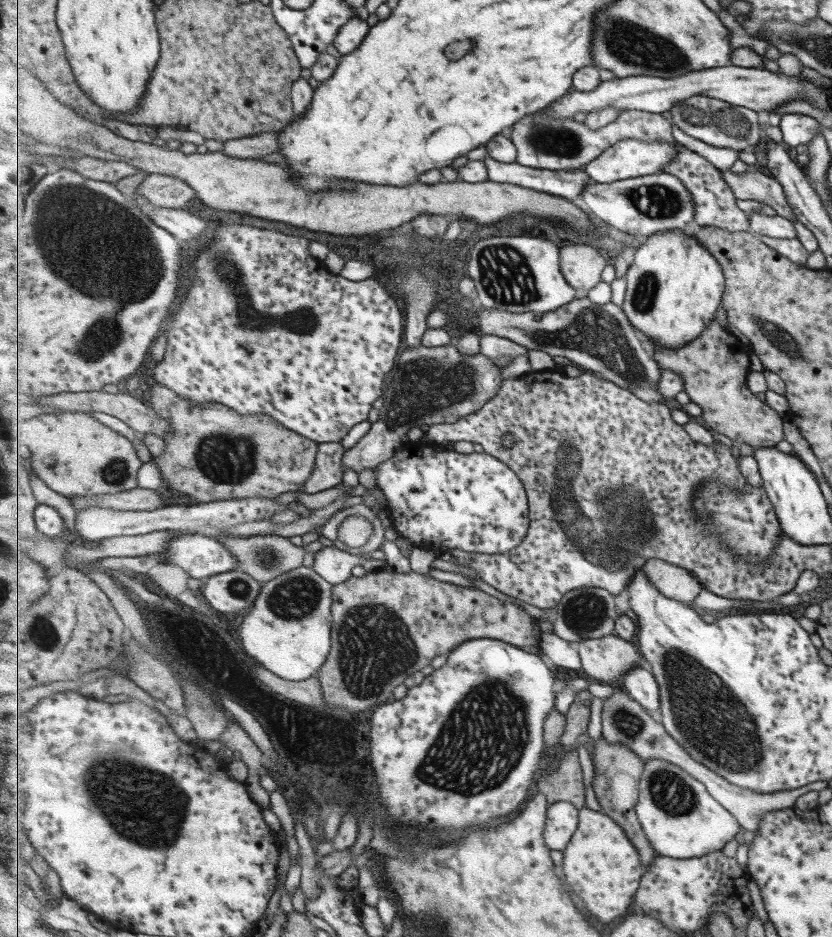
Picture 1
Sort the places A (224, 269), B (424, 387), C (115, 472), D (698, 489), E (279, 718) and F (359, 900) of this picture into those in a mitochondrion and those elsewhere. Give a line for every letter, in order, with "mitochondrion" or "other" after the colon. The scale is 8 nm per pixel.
A: mitochondrion
B: mitochondrion
C: mitochondrion
D: other
E: mitochondrion
F: other

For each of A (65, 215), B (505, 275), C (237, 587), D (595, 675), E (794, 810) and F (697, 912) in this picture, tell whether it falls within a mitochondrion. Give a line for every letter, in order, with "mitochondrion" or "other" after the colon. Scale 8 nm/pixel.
A: mitochondrion
B: mitochondrion
C: mitochondrion
D: other
E: other
F: other

